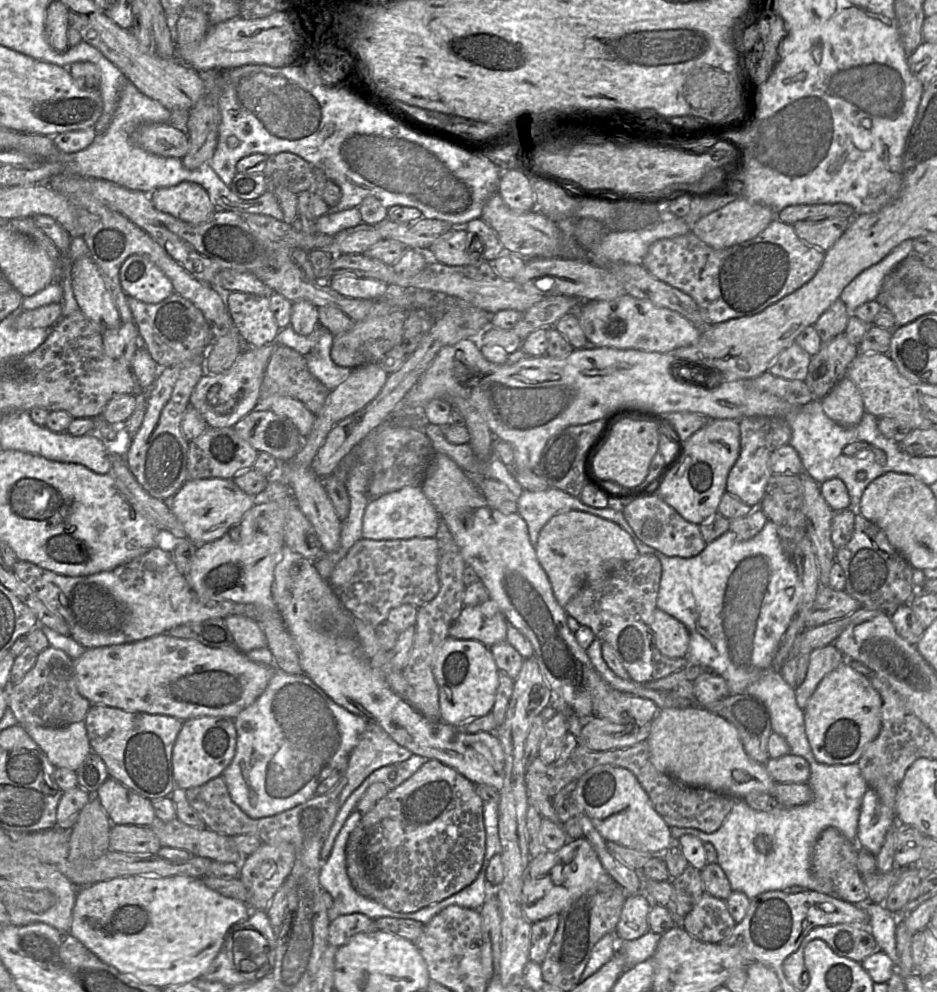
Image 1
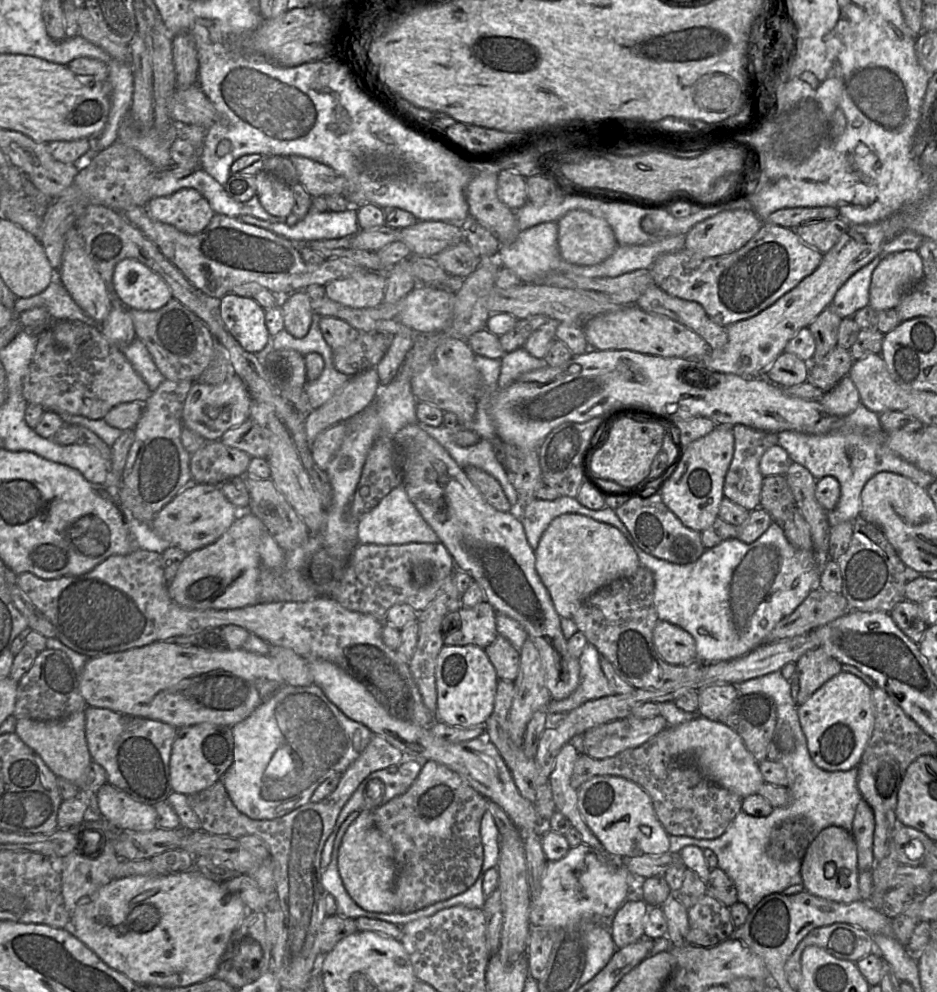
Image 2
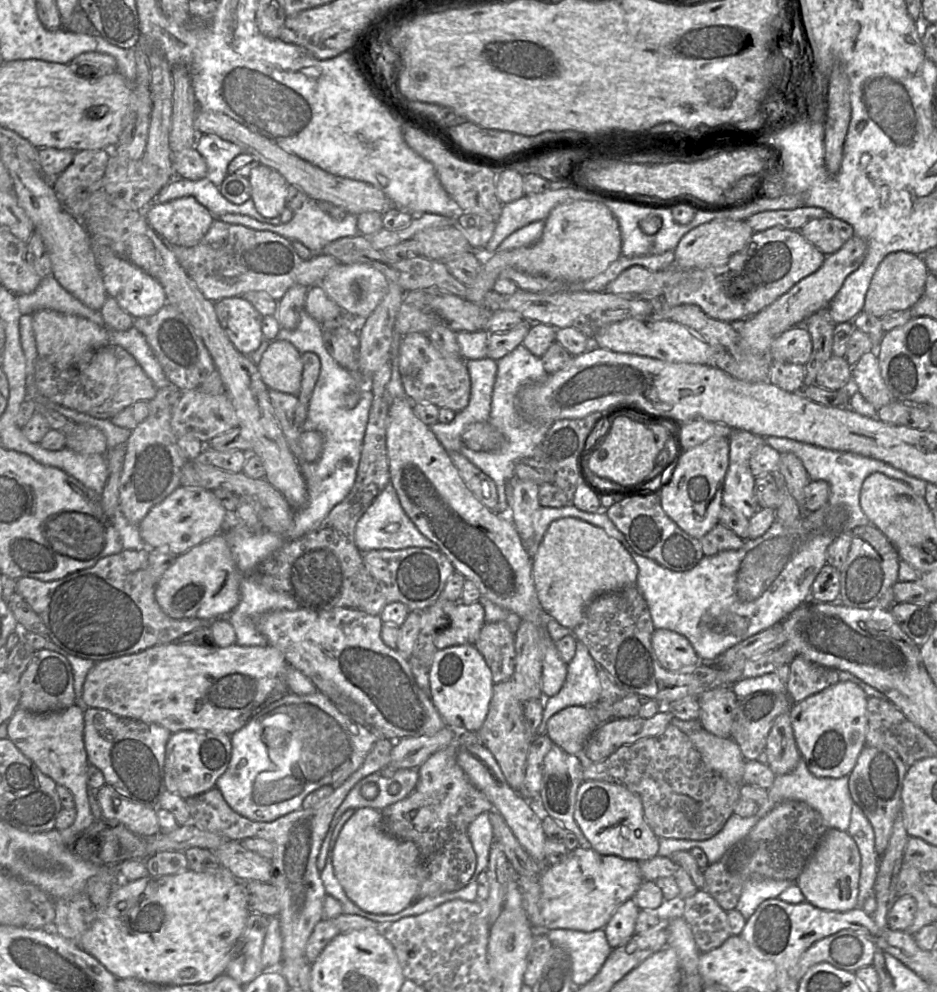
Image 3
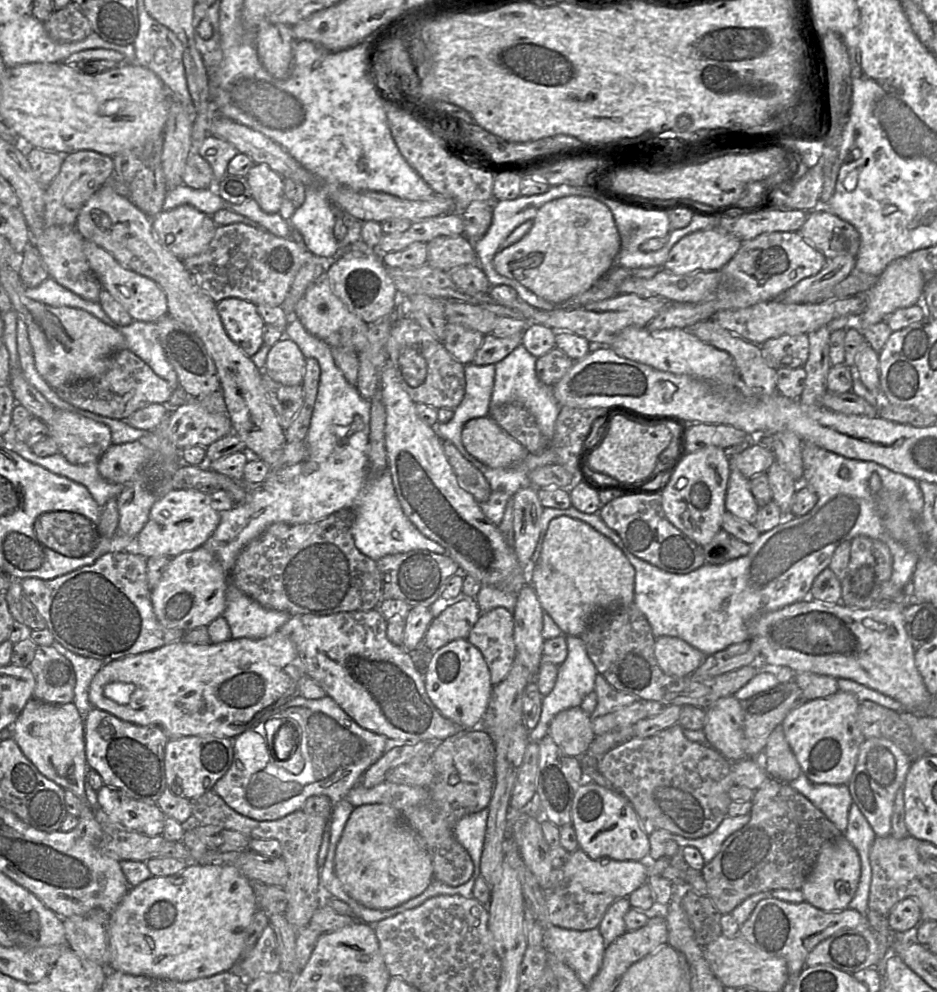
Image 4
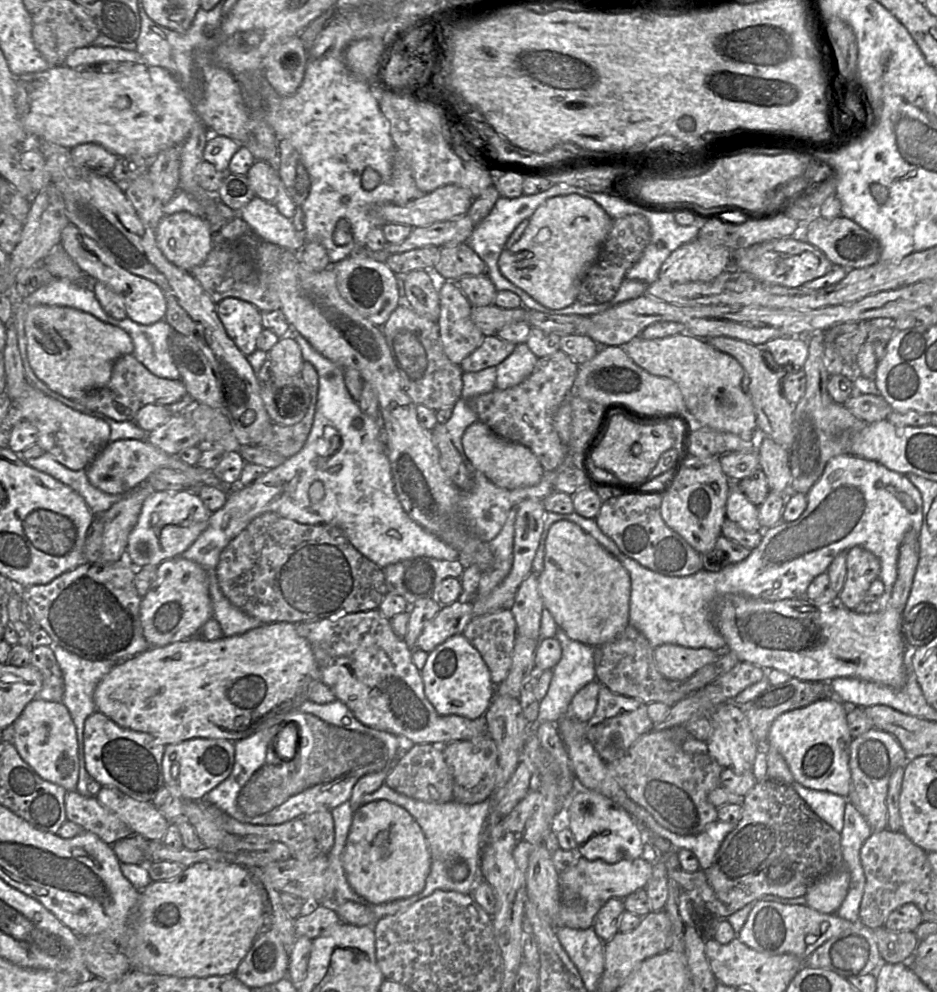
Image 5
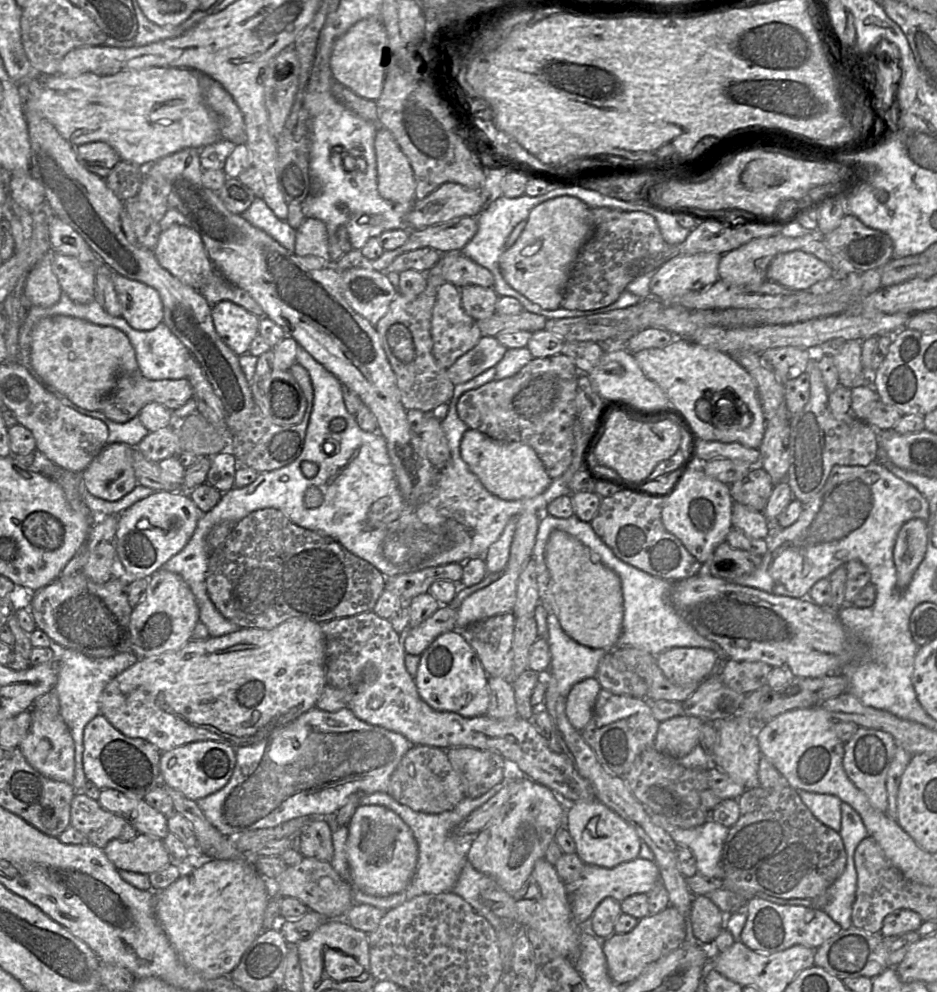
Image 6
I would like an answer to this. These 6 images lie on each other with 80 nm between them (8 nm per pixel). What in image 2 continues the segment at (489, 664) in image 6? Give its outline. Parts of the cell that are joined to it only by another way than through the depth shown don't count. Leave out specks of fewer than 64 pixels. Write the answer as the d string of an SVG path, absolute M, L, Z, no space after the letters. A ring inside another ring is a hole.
M499 635L484 648L499 679L512 681L516 679L520 665L520 652L509 640Z

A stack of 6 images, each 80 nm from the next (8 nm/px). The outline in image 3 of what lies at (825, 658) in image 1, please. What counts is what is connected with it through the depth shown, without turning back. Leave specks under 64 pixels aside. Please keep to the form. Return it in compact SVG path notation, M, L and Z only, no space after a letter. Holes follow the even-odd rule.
M801 656L789 664L787 694L793 704L801 702L839 681L838 670L815 664Z

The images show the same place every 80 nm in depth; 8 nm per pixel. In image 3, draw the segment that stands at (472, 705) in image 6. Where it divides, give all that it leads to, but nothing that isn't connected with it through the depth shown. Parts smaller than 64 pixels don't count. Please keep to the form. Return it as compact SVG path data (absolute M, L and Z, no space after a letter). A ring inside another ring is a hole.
M472 644L437 649L430 669L429 698L446 724L456 730L478 732L485 721L493 693L492 672Z

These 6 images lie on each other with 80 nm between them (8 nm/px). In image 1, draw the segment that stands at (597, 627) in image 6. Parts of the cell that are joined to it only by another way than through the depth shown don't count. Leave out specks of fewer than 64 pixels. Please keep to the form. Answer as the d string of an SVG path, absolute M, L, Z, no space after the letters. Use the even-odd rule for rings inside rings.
M569 510L551 517L539 533L535 551L550 580L554 596L562 607L584 585L604 579L639 554L631 536L621 526L580 510Z

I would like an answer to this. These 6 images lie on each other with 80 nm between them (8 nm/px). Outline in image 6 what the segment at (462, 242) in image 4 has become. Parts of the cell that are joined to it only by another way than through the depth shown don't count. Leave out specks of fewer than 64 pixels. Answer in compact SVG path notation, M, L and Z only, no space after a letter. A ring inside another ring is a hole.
M460 252L442 254L443 281L449 282L458 288L467 285L492 287L494 277L492 273Z

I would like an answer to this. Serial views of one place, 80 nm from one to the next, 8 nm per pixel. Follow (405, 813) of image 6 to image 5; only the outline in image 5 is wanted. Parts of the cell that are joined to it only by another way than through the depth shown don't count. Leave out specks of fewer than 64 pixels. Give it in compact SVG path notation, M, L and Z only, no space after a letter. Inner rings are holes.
M385 782L374 792L364 795L361 806L373 801L386 800L405 809L419 824L427 840L431 856L431 867L423 890L411 897L398 899L383 904L373 904L360 897L359 904L369 907L377 919L384 916L394 915L416 903L417 901L431 895L436 890L471 894L480 875L480 858L483 850L483 831L490 811L492 795L485 801L477 804L461 804L455 801L448 803L429 803L416 800L400 794L389 788ZM456 858L466 862L469 873L460 882L454 881L448 874L449 862Z

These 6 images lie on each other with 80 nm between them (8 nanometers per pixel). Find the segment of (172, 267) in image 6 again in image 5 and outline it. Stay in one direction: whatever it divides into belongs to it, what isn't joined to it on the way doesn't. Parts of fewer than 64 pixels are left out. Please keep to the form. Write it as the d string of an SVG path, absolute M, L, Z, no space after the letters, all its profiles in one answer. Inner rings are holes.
M188 212L163 216L155 234L156 244L166 259L188 272L205 261L213 246L207 220Z

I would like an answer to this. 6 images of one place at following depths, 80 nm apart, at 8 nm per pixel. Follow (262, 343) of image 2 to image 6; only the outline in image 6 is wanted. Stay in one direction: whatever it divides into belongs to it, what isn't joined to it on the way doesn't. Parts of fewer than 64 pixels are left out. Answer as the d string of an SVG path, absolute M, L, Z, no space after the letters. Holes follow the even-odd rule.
M223 300L212 305L212 318L223 342L238 356L247 354L252 340L258 335L260 317L232 301Z

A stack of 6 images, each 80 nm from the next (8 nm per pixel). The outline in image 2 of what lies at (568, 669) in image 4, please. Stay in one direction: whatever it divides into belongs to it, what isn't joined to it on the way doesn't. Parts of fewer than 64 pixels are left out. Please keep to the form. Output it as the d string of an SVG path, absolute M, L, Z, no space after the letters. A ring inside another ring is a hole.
M587 643L579 657L579 665L580 677L576 690L565 699L552 699L546 707L548 714L568 713L587 701L613 694L594 645Z

